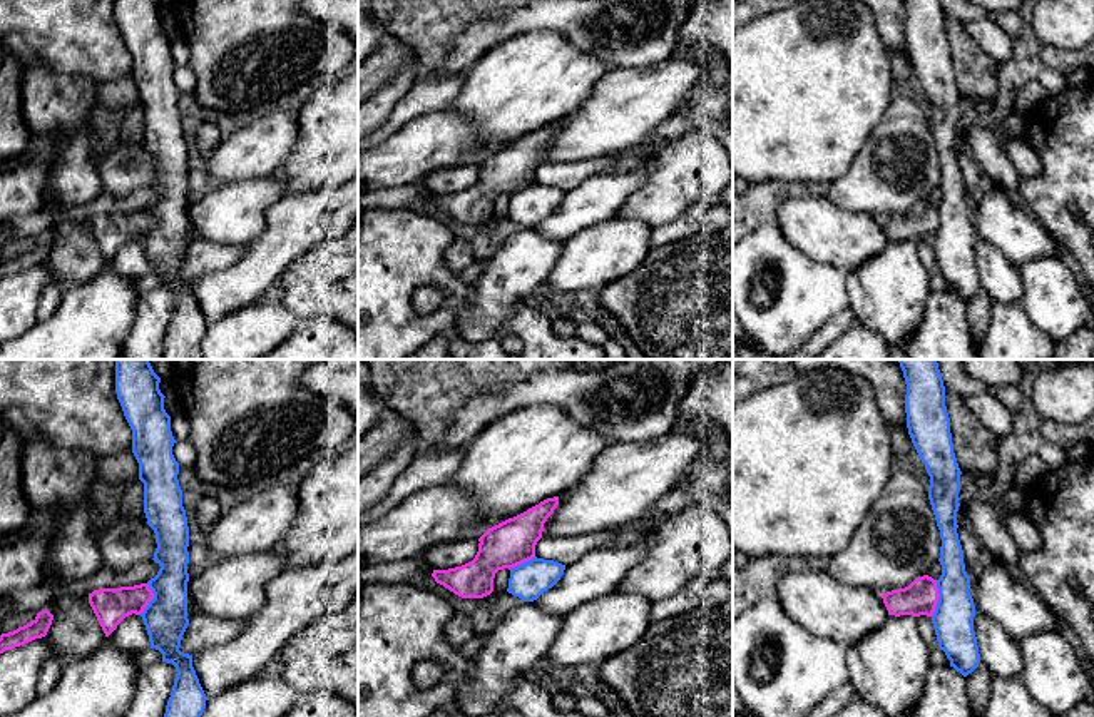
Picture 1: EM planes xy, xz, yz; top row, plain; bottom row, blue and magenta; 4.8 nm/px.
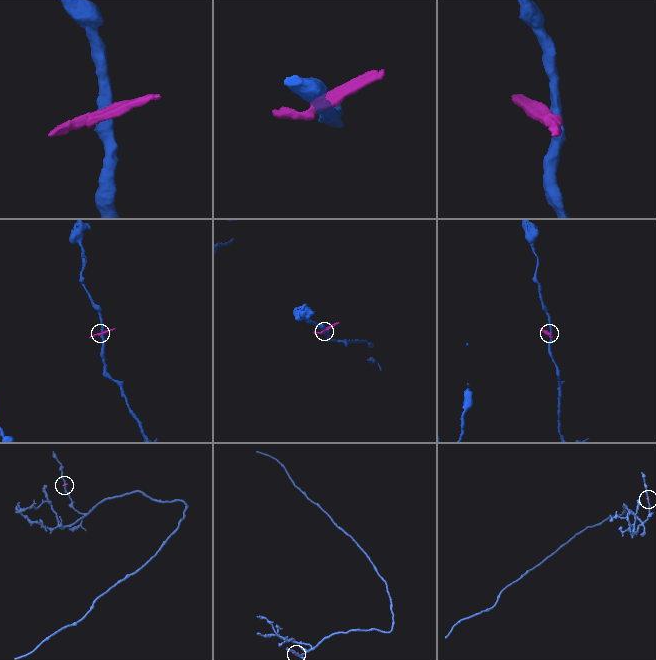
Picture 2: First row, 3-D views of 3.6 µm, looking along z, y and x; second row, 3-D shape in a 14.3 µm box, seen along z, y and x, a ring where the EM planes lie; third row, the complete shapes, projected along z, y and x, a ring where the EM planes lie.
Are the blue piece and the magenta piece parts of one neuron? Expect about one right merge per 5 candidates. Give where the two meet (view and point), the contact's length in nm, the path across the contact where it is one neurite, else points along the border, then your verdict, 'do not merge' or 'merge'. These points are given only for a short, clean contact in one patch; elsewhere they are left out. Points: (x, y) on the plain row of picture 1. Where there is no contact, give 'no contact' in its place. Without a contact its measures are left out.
yz (939, 224) | 180 nm | along yz (937, 206), (939, 226), (930, 241) | do not merge

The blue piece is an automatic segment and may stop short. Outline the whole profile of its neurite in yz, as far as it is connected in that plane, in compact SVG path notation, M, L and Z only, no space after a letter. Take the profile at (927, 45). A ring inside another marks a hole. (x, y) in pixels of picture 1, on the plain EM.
M903 0L905 38L912 69L930 102L928 125L940 155L942 201L938 227L932 241L938 274L950 292L964 303L980 289L974 257L975 231L969 217L964 175L957 159L960 94L953 79L950 43L945 32L942 0Z

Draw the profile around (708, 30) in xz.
M698 0L682 27L674 58L691 58L703 74L679 104L677 112L691 115L709 114L708 90L713 87L708 58L716 53L728 65L724 90L733 95L733 0Z

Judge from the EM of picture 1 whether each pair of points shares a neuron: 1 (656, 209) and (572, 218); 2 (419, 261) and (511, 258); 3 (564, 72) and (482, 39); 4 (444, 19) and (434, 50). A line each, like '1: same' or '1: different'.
1: different
2: different
3: different
4: same

